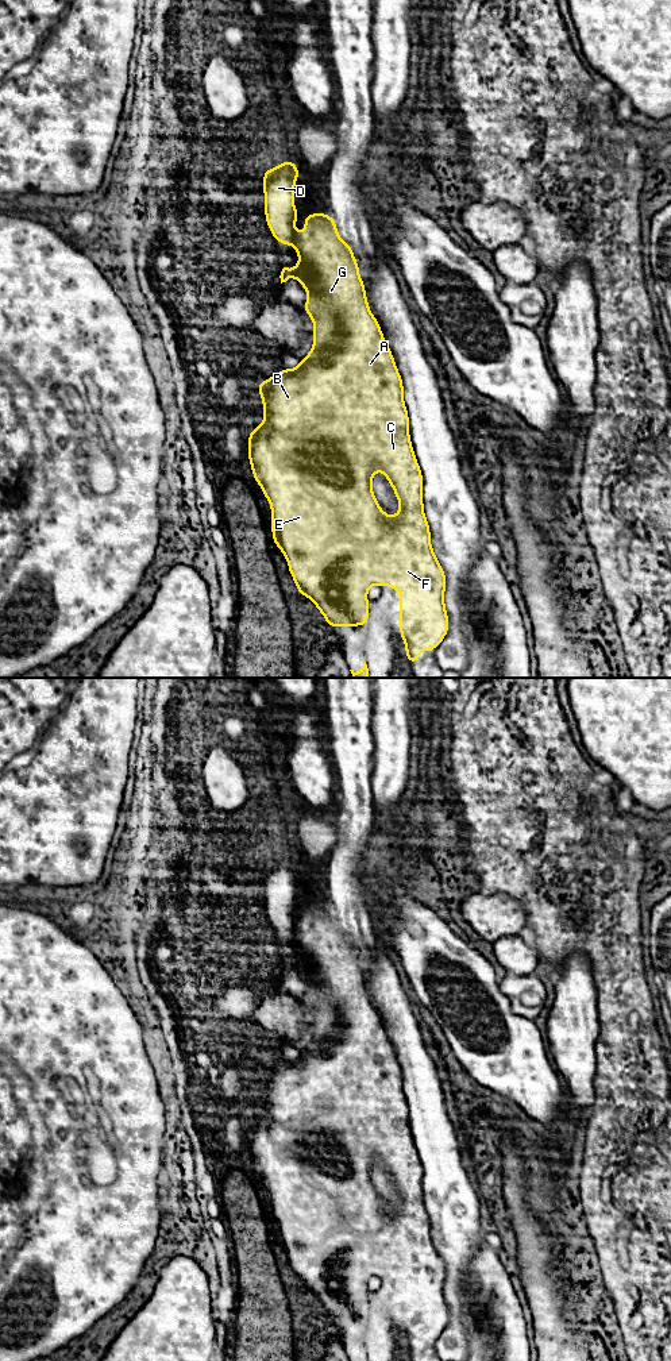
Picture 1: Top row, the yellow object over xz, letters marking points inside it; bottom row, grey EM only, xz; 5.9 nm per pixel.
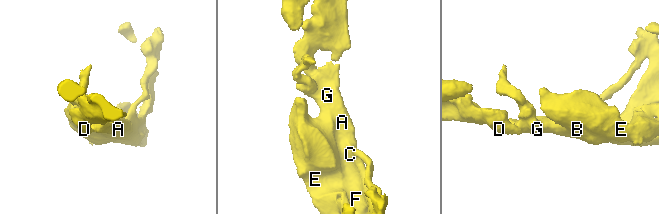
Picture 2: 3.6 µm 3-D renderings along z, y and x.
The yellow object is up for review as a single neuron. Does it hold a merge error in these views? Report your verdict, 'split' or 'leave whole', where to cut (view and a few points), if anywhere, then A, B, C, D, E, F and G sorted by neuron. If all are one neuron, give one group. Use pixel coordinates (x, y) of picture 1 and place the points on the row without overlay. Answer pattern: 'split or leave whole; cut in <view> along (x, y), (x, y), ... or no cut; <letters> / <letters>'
leave whole; no cut; A B C D E F G

